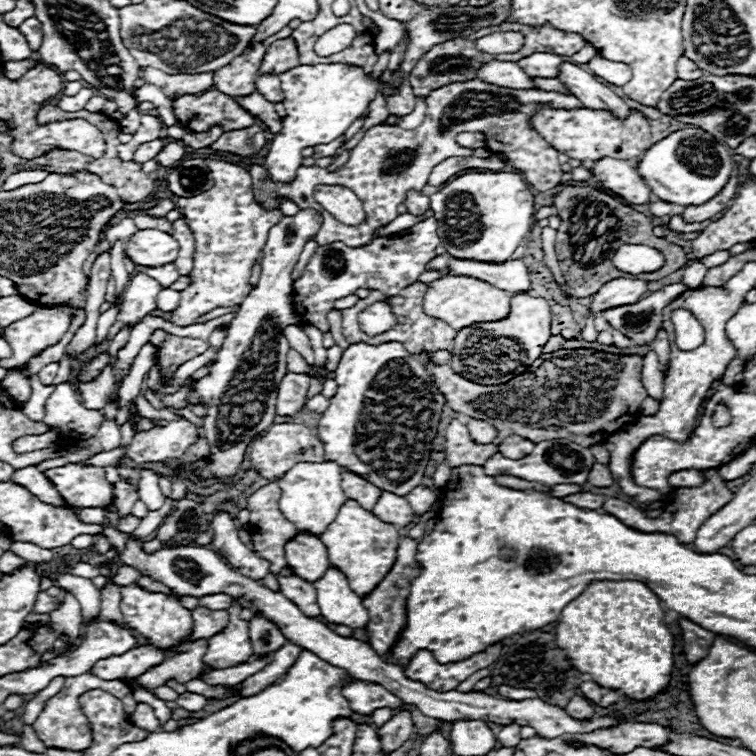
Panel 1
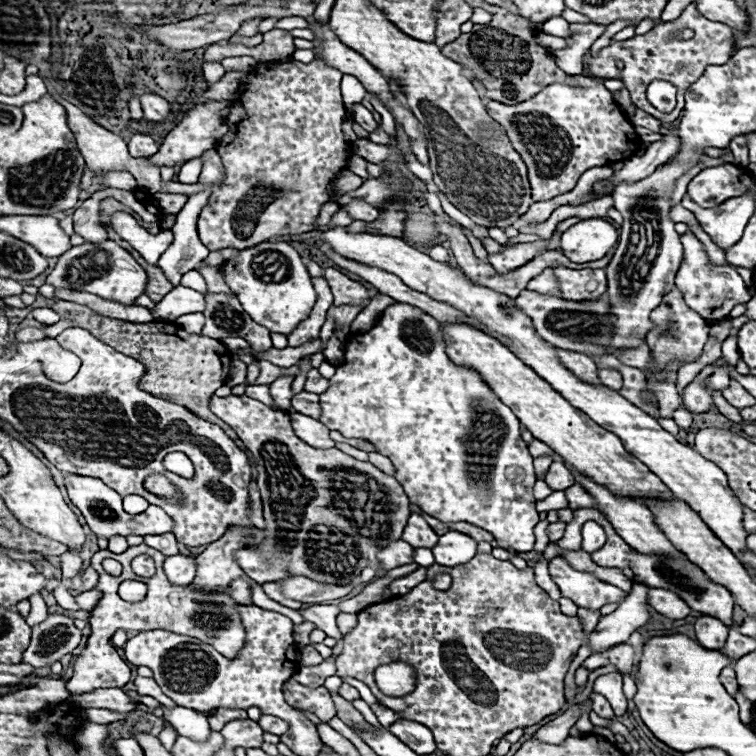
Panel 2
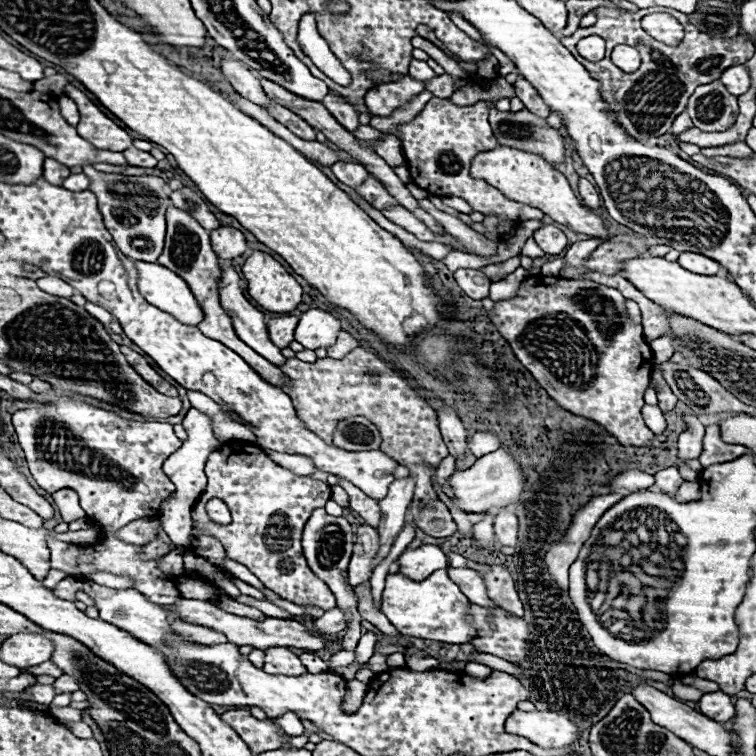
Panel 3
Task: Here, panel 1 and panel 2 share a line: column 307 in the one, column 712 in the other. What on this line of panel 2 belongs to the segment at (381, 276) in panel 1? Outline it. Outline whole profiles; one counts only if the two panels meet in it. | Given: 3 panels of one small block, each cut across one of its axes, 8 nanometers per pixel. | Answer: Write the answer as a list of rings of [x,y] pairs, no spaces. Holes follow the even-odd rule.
[[[682,234],[680,242],[684,246],[684,260],[676,274],[676,286],[692,310],[696,310],[706,320],[720,322],[730,314],[734,304],[744,304],[750,300],[746,284],[734,266],[712,266],[706,258],[702,242],[694,234]]]

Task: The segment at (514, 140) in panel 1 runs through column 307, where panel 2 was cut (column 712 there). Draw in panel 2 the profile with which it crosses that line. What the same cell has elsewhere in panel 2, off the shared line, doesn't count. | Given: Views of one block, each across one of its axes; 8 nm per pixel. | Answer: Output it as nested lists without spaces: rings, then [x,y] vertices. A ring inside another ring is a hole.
[[[734,164],[704,168],[688,184],[688,196],[702,208],[720,206],[728,198],[742,196],[754,188],[750,174]]]

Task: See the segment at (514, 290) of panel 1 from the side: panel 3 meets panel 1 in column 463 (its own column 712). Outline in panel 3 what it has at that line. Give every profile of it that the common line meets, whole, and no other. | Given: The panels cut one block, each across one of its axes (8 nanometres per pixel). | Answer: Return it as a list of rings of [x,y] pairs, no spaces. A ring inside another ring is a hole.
[[[682,252],[678,258],[678,264],[682,264],[686,270],[704,274],[704,276],[714,276],[720,272],[720,264],[708,256],[700,256],[694,252]]]

